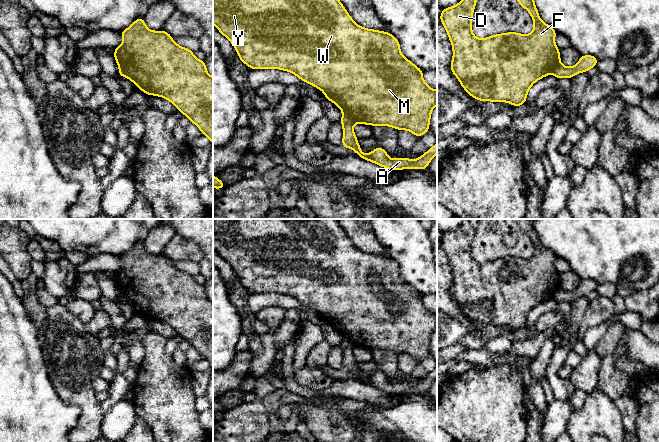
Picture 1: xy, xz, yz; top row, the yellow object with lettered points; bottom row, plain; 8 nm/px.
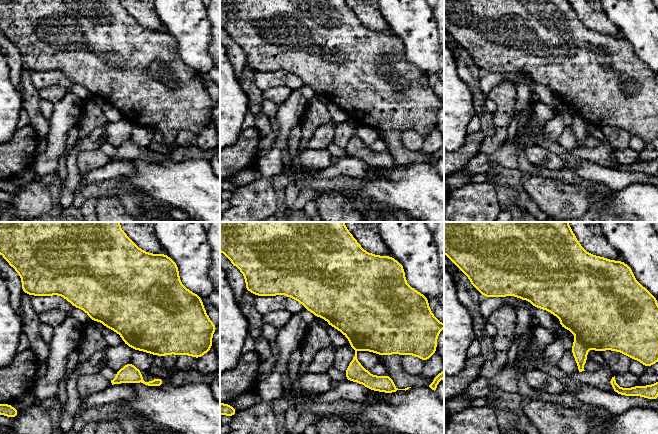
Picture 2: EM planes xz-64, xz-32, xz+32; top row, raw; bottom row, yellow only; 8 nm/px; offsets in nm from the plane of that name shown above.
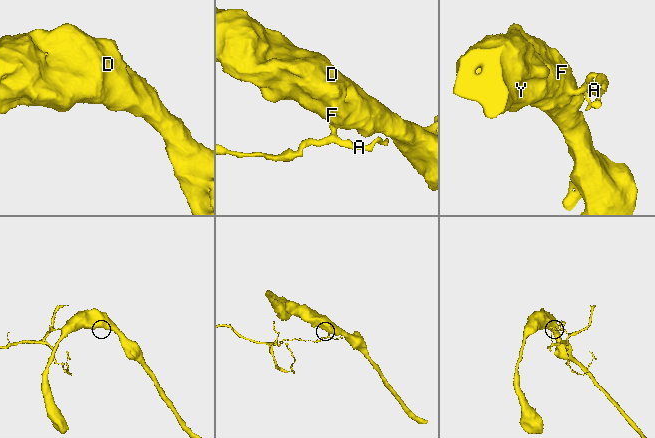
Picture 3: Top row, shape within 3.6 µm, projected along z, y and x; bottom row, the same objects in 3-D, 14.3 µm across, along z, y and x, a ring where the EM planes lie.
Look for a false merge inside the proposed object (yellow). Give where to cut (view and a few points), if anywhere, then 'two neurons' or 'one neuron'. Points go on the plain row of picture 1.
cut in xz along (343, 336), (356, 346); two neurons

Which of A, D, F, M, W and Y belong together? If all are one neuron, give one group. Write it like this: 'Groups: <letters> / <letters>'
Groups: A / D F M W Y

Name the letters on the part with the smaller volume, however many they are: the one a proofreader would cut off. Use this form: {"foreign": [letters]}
{"foreign": ["A"]}

